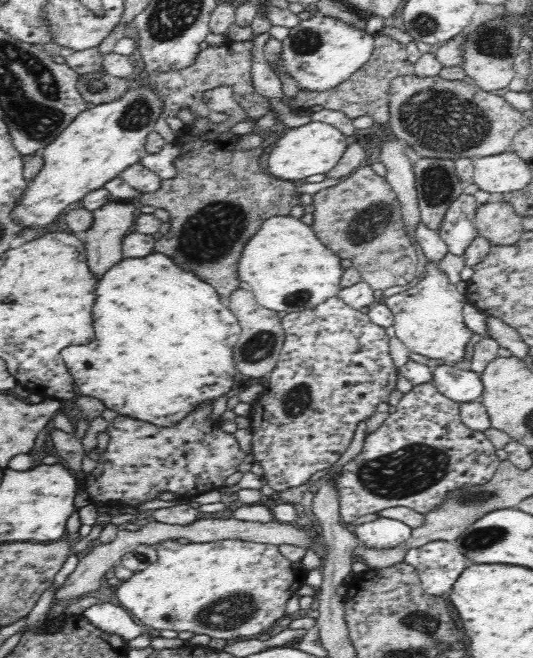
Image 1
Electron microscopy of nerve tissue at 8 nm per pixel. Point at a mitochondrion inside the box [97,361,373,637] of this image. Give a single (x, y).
(232, 612)

